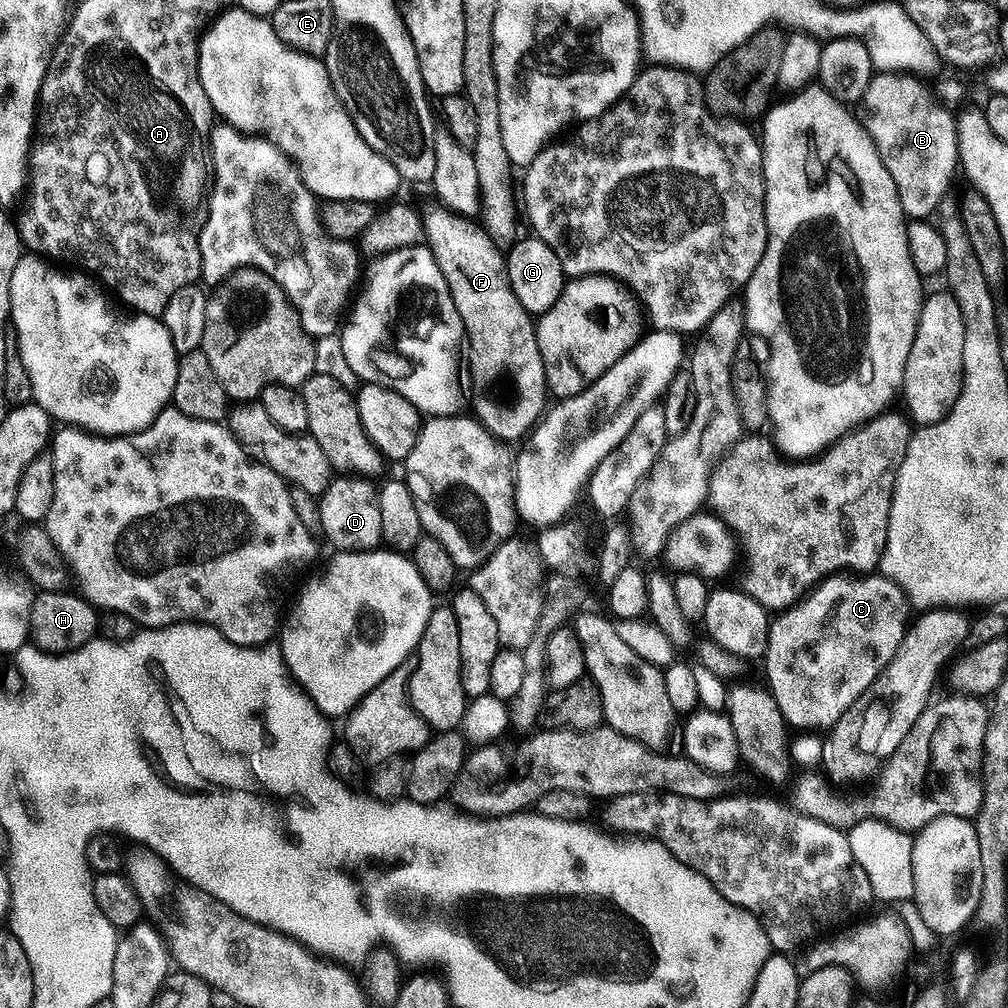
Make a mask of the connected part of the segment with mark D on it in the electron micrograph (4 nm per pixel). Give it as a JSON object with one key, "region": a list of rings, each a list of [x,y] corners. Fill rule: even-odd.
{"region":[[[340,474],[330,481],[320,502],[320,529],[341,552],[370,552],[382,544],[382,517],[378,511],[380,497],[371,479],[355,474]]]}

